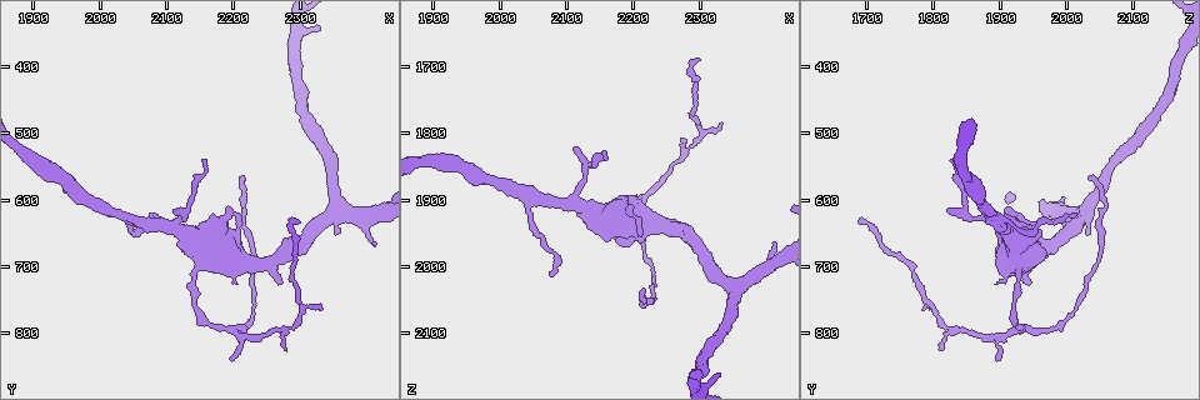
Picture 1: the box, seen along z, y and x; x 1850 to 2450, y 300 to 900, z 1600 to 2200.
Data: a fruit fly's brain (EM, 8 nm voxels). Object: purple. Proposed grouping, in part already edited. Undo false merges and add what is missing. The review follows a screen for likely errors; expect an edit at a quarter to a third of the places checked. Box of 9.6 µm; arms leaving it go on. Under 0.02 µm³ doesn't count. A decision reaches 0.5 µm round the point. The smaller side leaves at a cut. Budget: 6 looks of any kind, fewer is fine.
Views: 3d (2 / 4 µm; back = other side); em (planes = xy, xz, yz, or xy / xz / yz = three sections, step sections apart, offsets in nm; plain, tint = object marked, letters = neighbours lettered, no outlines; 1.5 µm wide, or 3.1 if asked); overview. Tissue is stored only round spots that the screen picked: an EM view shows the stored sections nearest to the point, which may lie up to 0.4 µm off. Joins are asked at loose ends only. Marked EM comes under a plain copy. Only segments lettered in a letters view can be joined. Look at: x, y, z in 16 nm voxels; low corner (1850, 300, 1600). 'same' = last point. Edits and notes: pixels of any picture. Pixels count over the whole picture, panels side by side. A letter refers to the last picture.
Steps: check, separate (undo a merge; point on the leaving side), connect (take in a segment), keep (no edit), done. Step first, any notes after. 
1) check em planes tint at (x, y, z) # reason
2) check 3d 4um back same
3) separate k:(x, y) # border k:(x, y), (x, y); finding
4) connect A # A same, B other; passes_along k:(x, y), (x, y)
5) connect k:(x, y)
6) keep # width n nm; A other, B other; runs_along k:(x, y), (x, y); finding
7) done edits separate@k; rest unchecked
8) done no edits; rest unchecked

check em planes letters at (2200, 840, 1900) # tapers out

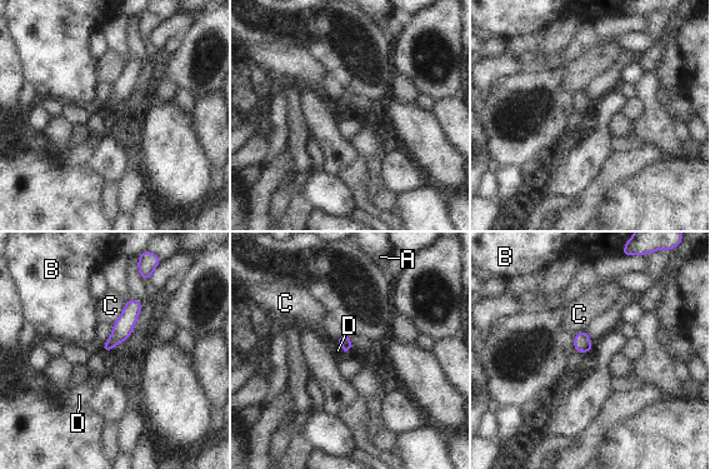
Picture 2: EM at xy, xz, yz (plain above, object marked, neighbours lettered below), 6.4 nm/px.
connect D # longest_contact C 190 nm; A other, B other, C other, D same; passes_along 2:(345, 343), (341, 347), (338, 350); it goes on there

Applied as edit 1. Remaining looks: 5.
check em planes letters at (2155, 540, 1825) # tapers out

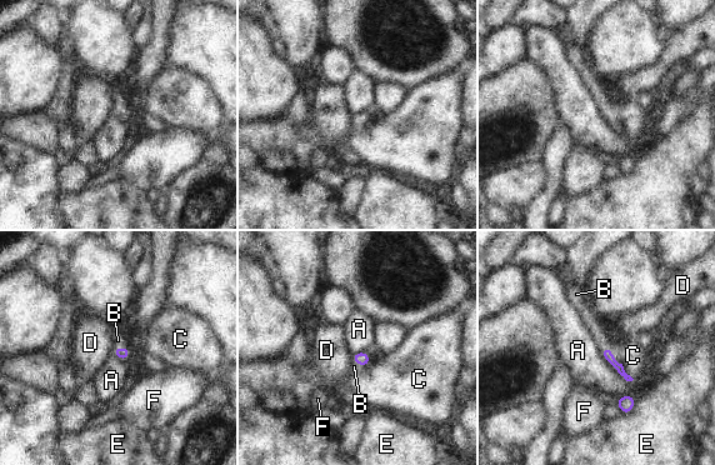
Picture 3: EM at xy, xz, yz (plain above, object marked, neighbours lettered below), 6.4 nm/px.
connect B # A other, B same, C other, D other, E other, F other; passes_along 3:(606, 353), (610, 351), (590, 319); it goes on there

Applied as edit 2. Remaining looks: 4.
check 3d 2um at (2110, 640, 1905) # three-way junction

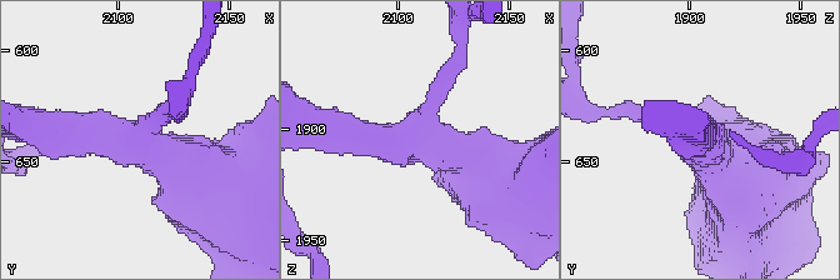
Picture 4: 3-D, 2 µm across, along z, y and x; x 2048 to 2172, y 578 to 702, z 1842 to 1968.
check em yz step 8 tint at (2112, 643, 1905) # arms 3

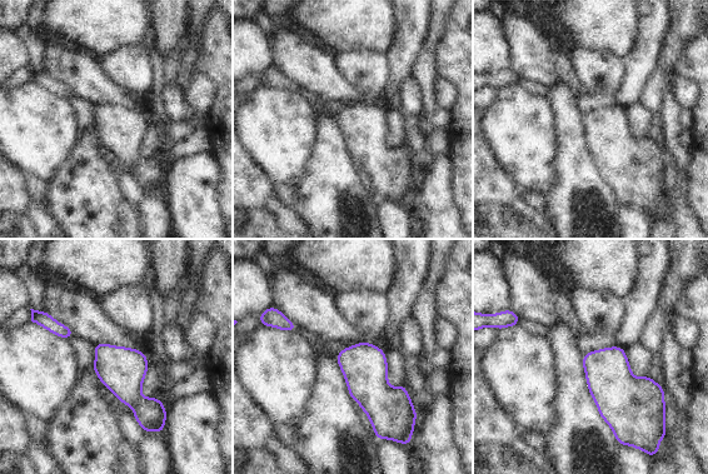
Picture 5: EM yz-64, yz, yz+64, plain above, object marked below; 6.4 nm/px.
check em planes letters same

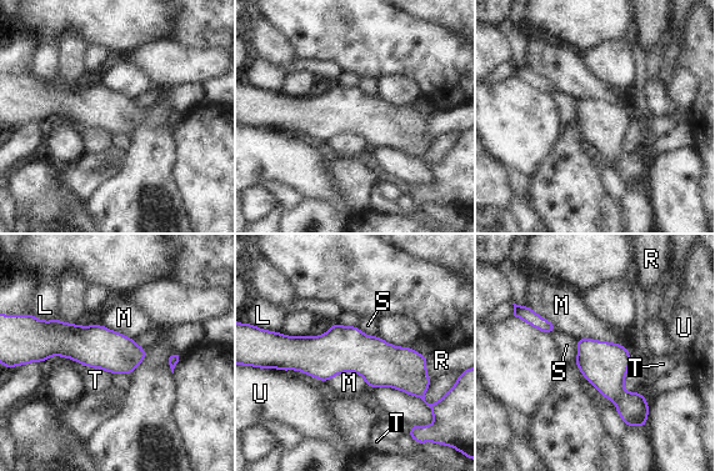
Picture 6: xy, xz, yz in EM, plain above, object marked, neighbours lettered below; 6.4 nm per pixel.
keep # L other, M other, R other, S other, T other, U other; runs_along 6:(275, 347), (363, 354), (423, 372); one cell here

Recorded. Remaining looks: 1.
done edits connect@2, connect@3; rest unchecked

